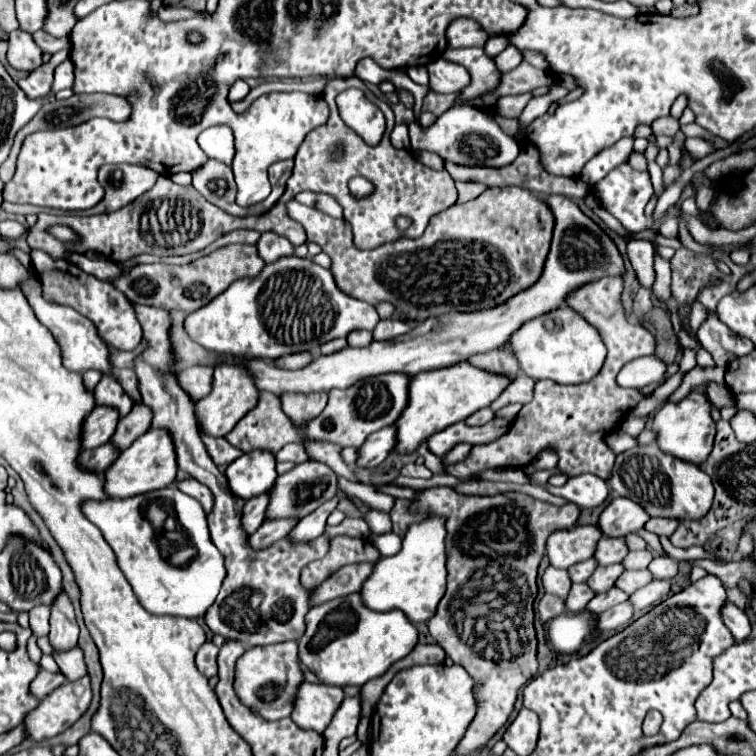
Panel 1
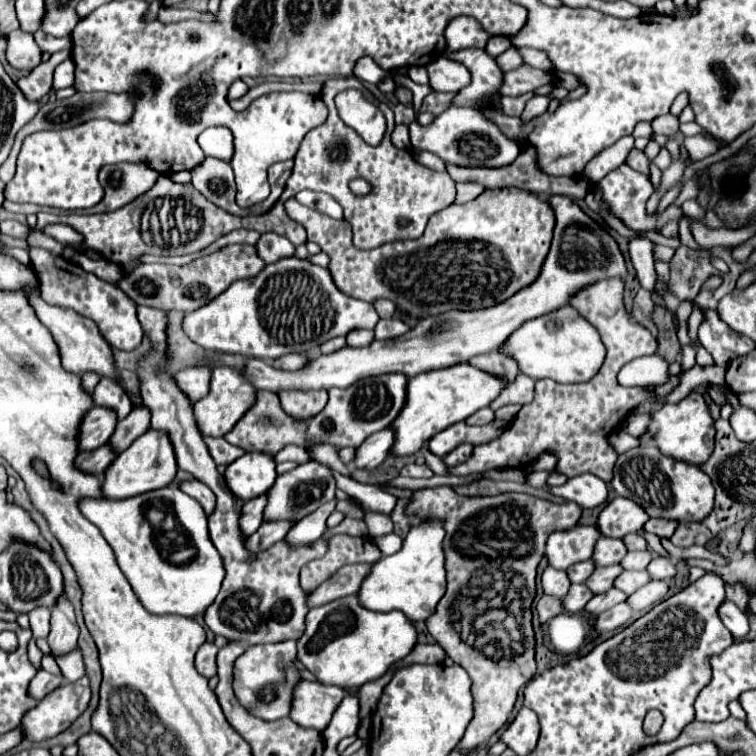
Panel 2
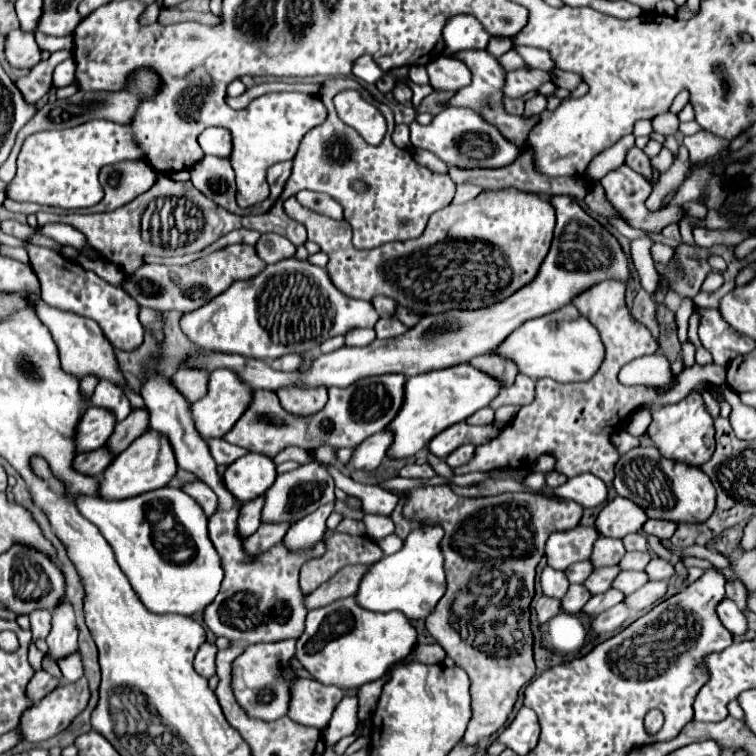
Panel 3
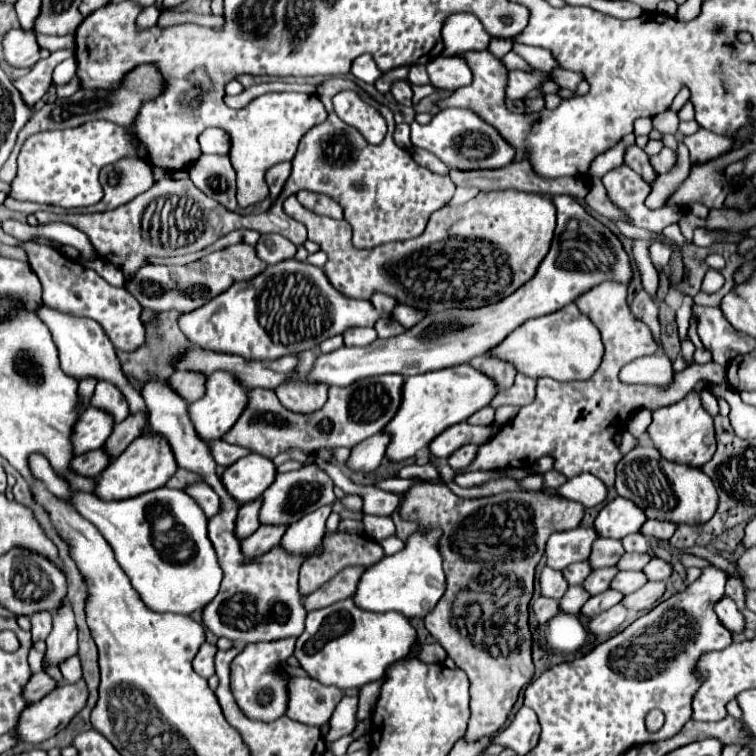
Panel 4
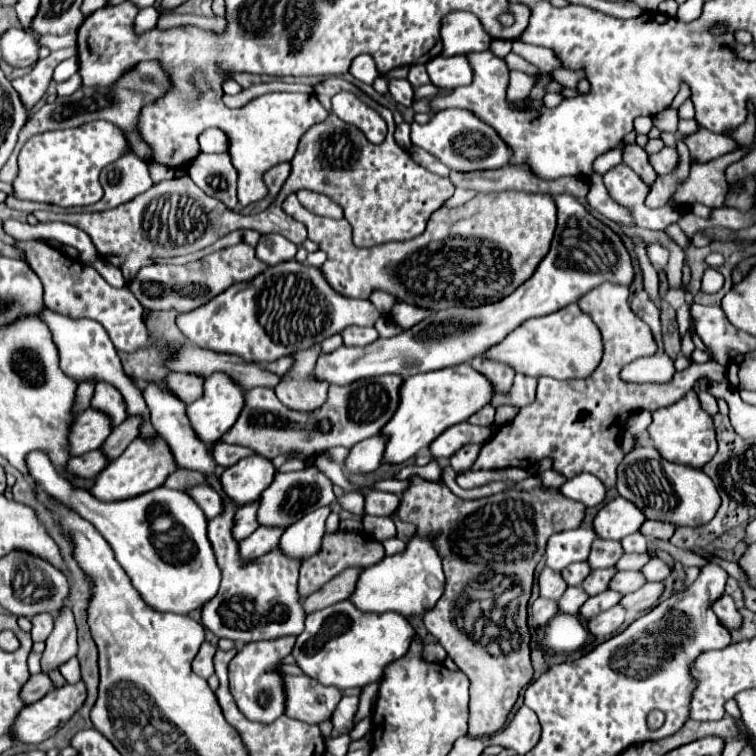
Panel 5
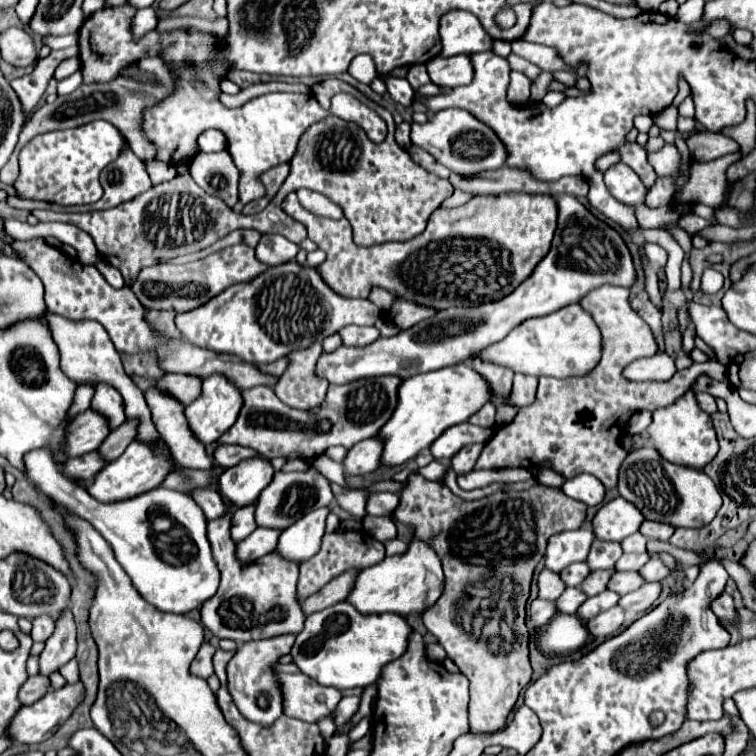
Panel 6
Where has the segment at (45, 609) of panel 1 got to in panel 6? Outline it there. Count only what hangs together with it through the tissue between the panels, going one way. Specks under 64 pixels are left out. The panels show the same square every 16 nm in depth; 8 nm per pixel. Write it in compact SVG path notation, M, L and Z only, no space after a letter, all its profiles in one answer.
M36 616L32 620L32 640L34 642L46 642L48 636L54 632L54 620L48 618L48 616Z

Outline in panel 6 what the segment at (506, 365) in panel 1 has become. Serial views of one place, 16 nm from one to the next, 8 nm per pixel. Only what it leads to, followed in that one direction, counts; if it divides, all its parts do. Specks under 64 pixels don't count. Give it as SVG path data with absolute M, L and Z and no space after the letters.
M480 358L470 360L470 366L488 380L494 396L508 396L510 394L512 378L514 378L514 372L510 368L504 368L500 364L492 364L492 362L486 362Z

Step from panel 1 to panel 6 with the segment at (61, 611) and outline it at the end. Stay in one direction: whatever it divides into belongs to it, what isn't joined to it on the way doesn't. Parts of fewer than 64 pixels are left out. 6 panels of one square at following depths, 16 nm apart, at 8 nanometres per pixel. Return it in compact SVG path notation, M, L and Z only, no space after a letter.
M64 610L56 620L56 628L40 654L40 674L50 676L50 672L64 666L76 654L76 624L70 610Z

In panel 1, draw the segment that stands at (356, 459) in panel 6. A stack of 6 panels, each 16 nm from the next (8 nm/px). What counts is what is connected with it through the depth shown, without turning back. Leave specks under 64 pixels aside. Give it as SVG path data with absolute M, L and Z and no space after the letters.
M386 426L378 432L374 432L366 442L364 448L360 448L358 466L364 468L376 468L396 446L396 426Z

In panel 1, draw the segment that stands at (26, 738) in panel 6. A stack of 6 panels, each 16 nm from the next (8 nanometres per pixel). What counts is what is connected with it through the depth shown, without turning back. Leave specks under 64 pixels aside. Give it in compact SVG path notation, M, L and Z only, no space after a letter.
M84 676L76 682L64 682L24 718L30 740L42 742L62 734L90 708L90 702L90 676Z

